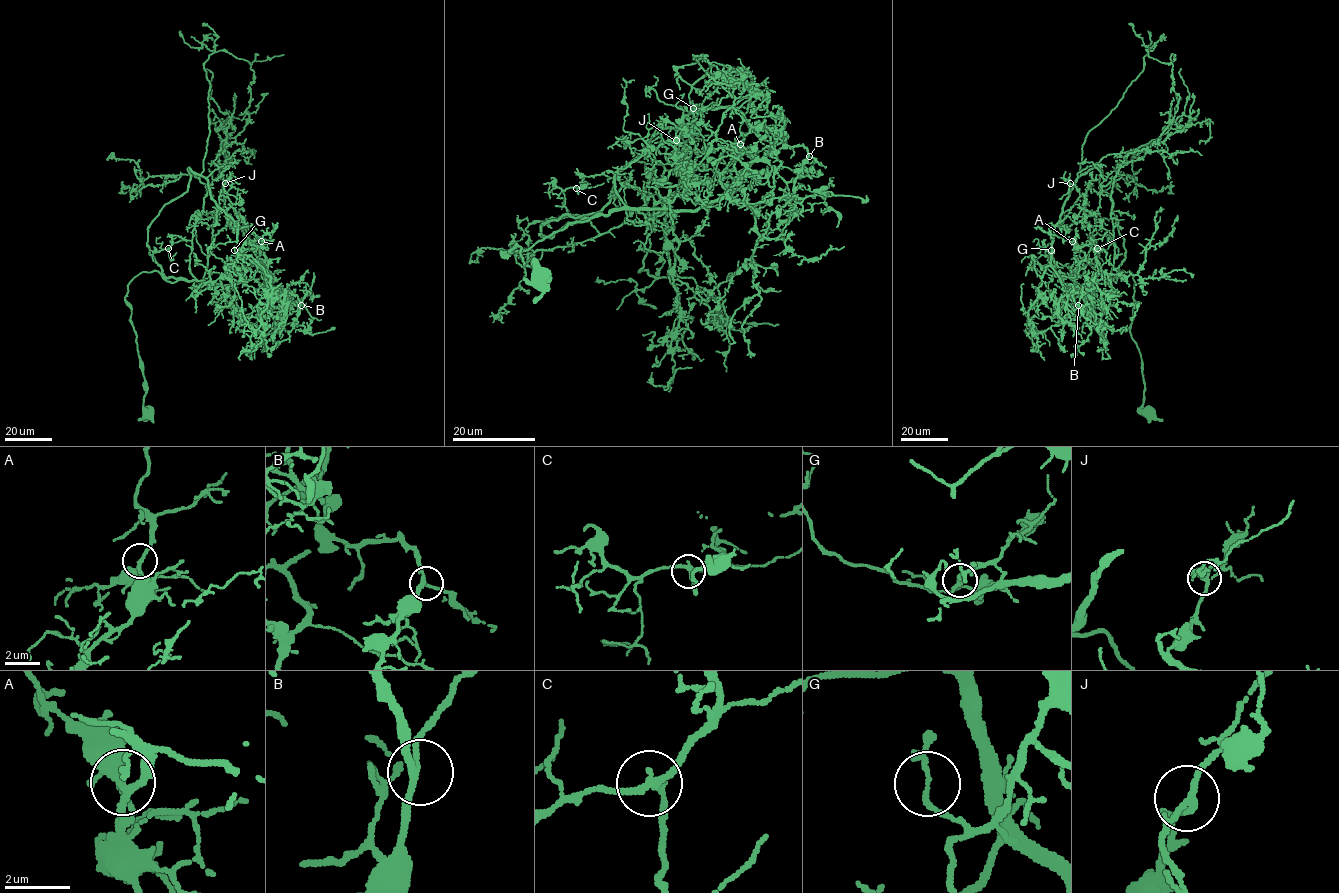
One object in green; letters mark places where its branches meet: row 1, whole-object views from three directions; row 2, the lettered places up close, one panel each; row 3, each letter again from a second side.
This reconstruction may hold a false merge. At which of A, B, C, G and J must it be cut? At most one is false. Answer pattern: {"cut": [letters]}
{"cut": ["G"]}

